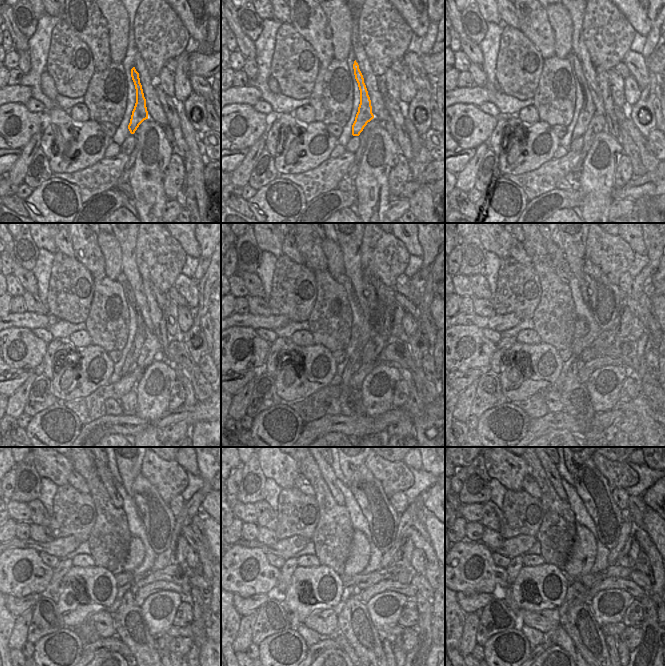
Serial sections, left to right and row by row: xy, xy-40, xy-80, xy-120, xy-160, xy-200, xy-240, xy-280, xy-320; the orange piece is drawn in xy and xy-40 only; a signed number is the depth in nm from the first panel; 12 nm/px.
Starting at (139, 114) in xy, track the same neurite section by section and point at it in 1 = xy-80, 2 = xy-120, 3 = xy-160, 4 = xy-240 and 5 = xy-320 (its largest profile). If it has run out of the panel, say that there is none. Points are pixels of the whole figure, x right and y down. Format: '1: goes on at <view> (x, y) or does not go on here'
1: goes on at xy-80 (588, 110)
2: goes on at xy-120 (141, 333)
3: goes on at xy-160 (350, 399)
4: goes on at xy-240 (130, 626)
5: goes on at xy-320 (579, 622)

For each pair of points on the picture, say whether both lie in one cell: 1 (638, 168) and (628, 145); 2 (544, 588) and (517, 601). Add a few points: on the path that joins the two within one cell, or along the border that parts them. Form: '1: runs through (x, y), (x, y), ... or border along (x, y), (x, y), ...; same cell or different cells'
1: runs through (636, 162), (631, 151); same cell
2: runs through (534, 579), (525, 579), (520, 584), (519, 591); same cell

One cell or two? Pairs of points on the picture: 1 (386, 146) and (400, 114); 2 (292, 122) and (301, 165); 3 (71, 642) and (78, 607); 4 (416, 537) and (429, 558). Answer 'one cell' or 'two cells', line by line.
1: two cells
2: one cell
3: two cells
4: one cell

